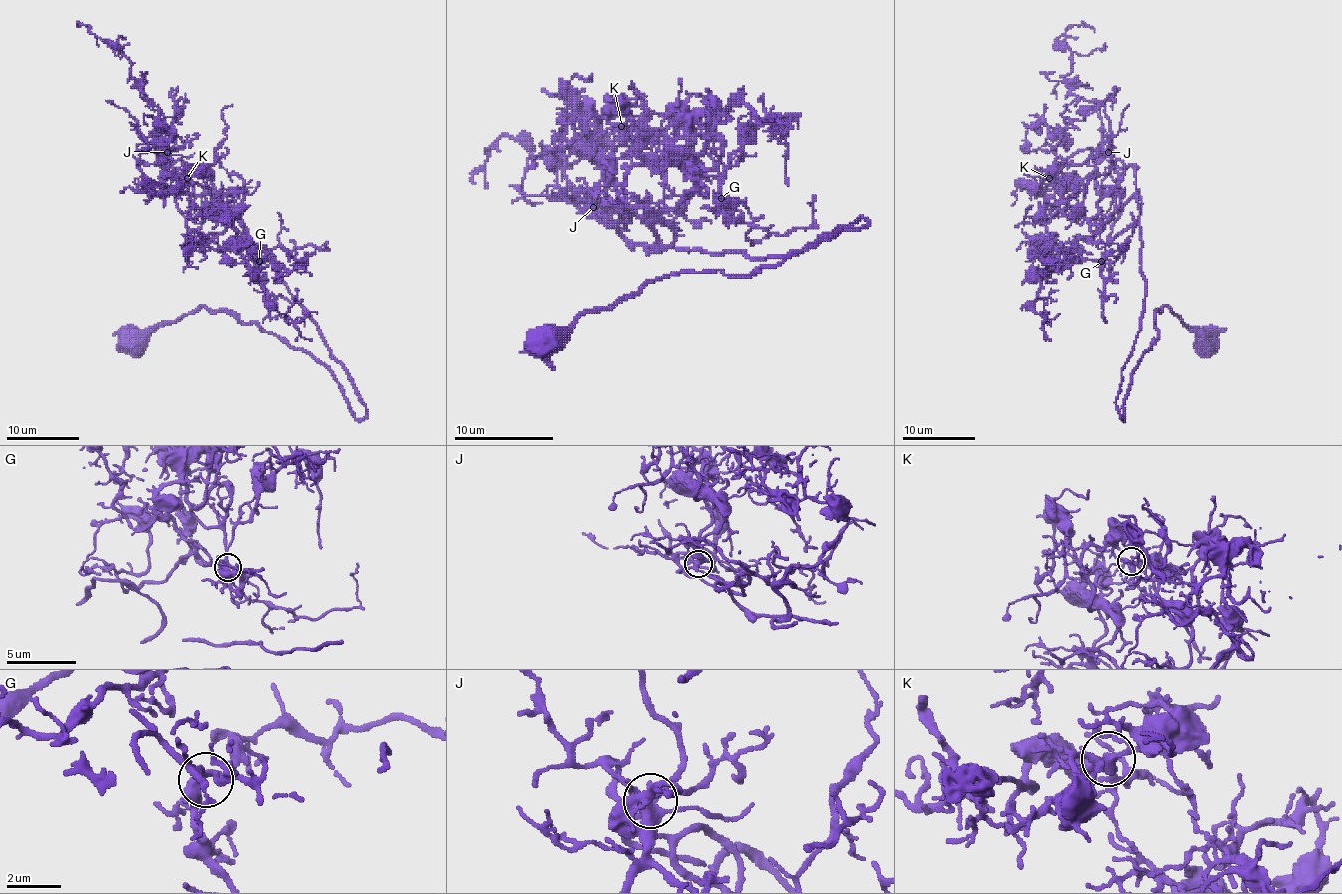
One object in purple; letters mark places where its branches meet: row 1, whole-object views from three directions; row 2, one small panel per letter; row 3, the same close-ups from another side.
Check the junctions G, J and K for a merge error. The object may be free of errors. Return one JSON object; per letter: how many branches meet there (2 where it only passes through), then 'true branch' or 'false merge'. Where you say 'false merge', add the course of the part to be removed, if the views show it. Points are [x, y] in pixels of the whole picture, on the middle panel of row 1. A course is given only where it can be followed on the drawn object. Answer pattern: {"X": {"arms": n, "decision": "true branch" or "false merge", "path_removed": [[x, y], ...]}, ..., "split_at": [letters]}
{"G": {"arms": 5, "decision": "true branch"}, "J": {"arms": 6, "decision": "true branch"}, "K": {"arms": 5, "decision": "true branch"}, "split_at": []}

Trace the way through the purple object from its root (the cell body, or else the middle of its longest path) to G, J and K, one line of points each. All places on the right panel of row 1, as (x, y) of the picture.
G: (1206, 342), (1159, 310), (1123, 418), (1121, 368), (1145, 297), (1136, 196), (1058, 249), (1101, 261)
J: (1206, 342), (1159, 310), (1157, 337), (1119, 415), (1145, 279), (1136, 173), (1109, 153)
K: (1206, 342), (1159, 310), (1119, 415), (1145, 297), (1137, 198), (1076, 218), (1049, 178)

